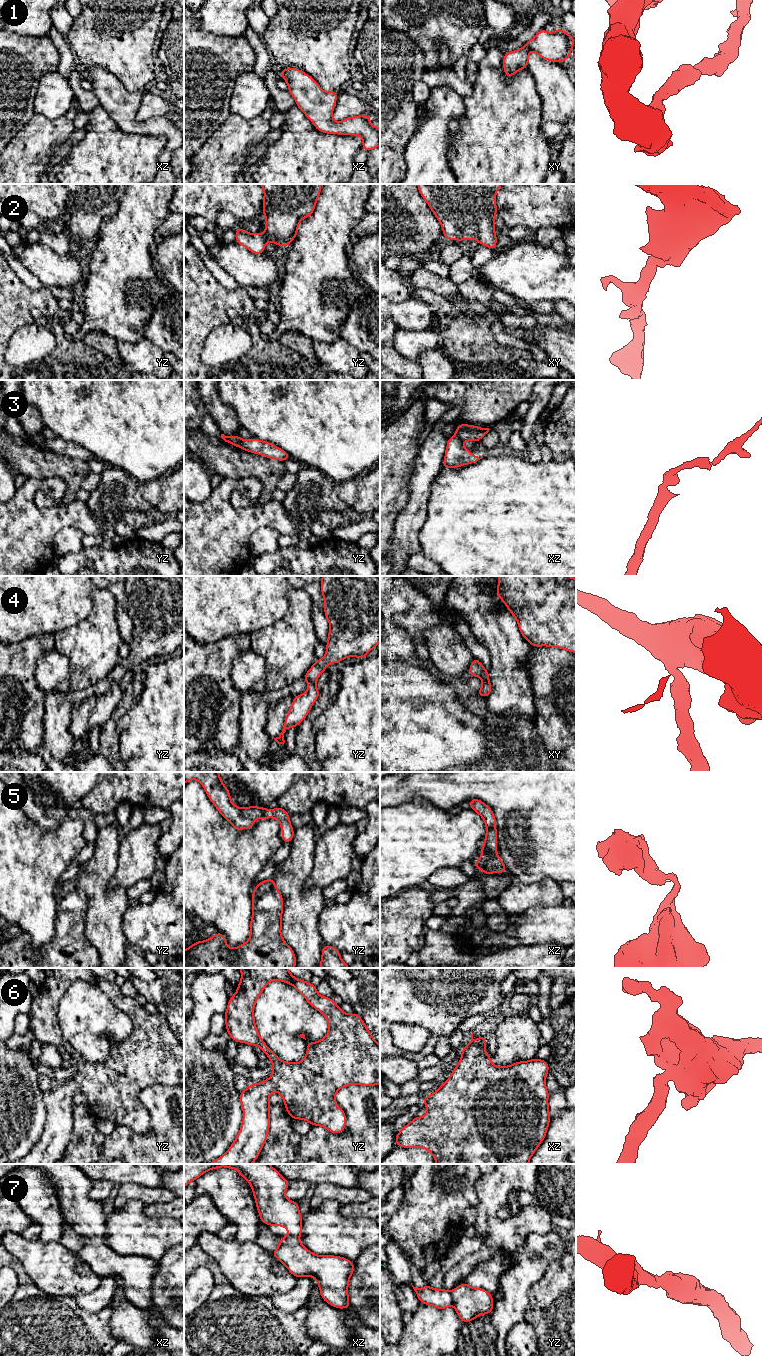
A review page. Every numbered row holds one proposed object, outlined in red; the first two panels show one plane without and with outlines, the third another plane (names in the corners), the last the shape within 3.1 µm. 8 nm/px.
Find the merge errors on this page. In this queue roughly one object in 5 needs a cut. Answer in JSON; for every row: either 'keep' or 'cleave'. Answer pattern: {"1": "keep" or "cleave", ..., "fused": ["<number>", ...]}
{"1": "keep", "2": "keep", "3": "cleave", "4": "keep", "5": "keep", "6": "keep", "7": "keep", "fused": ["3"]}

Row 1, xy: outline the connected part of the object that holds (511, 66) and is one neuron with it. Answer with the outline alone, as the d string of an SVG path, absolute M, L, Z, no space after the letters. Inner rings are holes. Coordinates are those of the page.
M544 28L521 49L504 54L503 69L505 76L512 77L521 69L527 69L530 51L536 52L540 58L548 61L564 62L570 58L574 44L574 37L561 28L557 28L552 34Z

